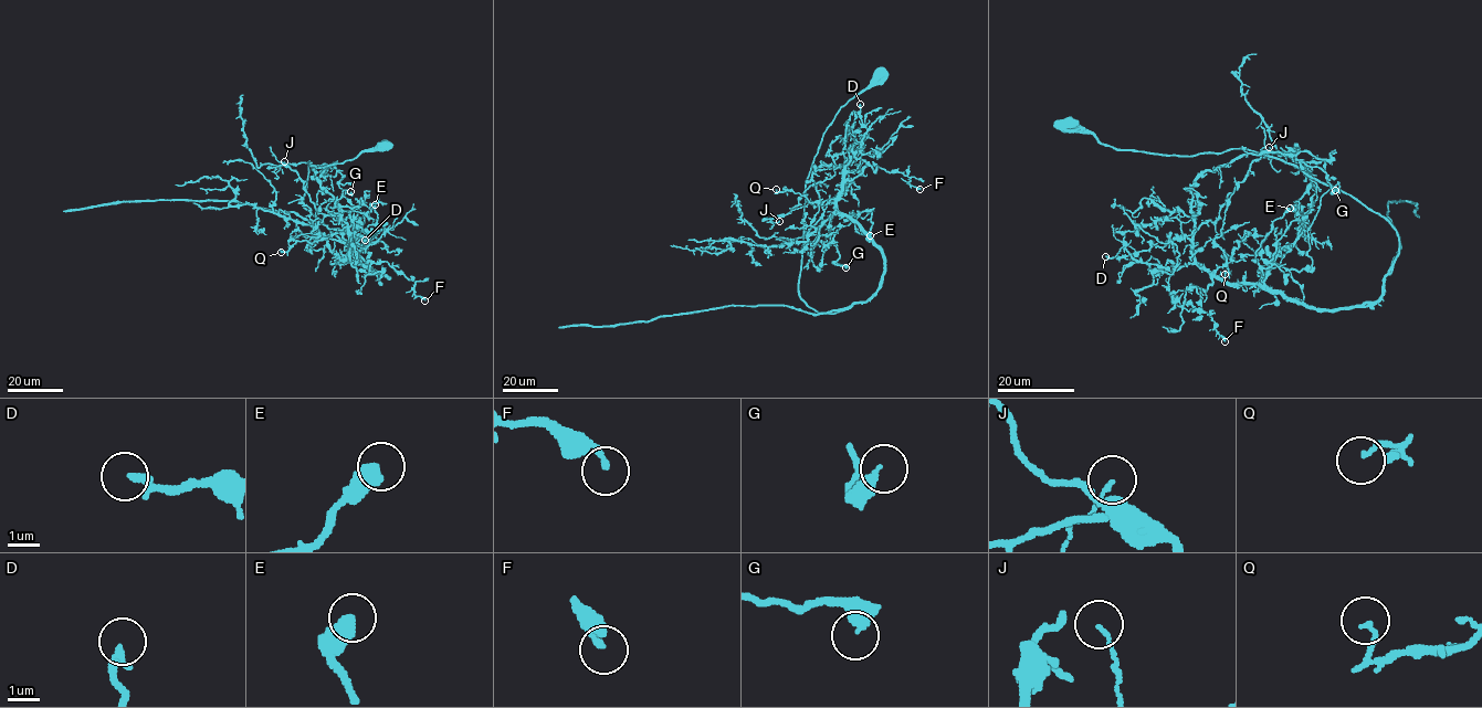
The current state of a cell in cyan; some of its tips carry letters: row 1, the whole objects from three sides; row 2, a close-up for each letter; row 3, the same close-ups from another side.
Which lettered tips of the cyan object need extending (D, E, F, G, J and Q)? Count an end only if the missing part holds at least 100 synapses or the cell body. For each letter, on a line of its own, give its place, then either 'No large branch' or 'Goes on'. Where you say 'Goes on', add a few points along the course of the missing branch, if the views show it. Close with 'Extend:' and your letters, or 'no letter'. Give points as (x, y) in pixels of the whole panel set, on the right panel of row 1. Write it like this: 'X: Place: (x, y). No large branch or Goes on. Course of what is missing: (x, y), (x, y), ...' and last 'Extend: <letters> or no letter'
D: Place: (1105, 256). No large branch
E: Place: (1290, 208). No large branch
F: Place: (1225, 341). No large branch
G: Place: (1335, 190). No large branch
J: Place: (1269, 147). No large branch
Q: Place: (1225, 274). No large branch
Extend: no letter

